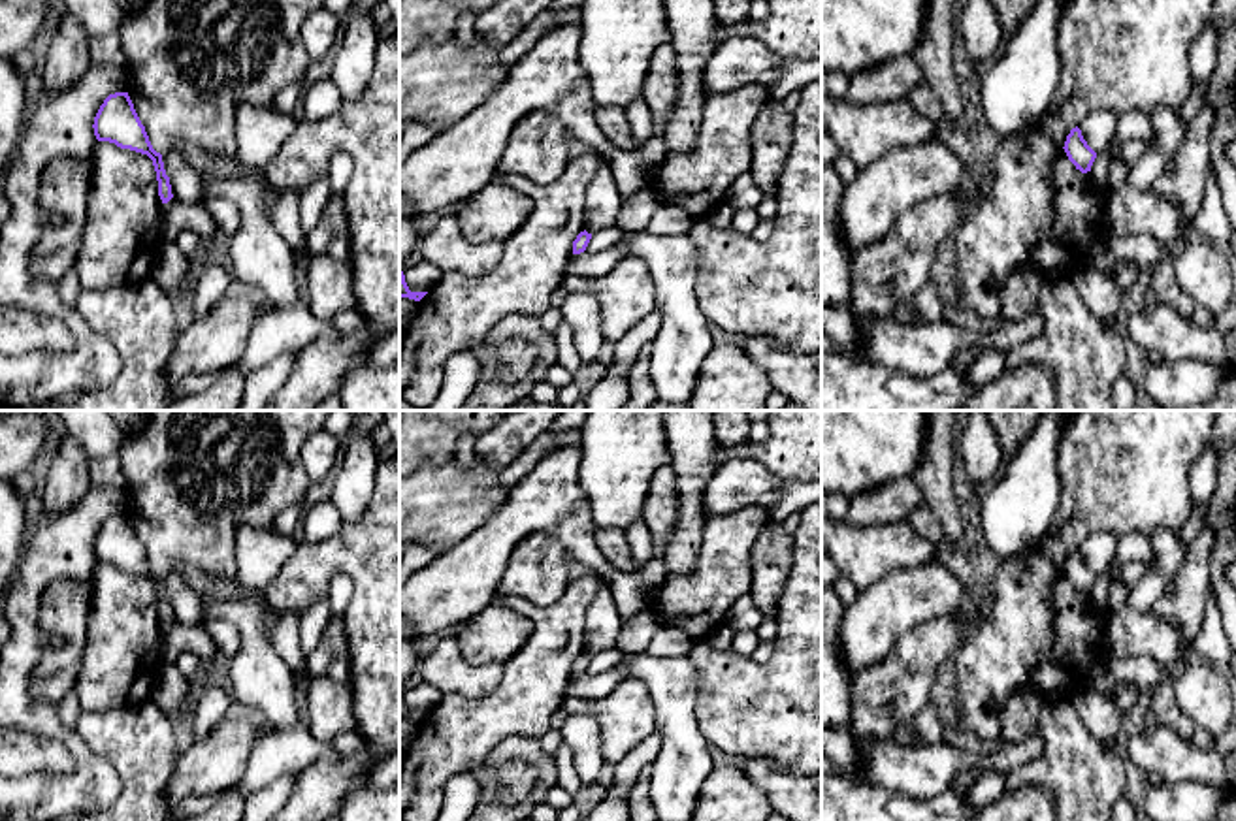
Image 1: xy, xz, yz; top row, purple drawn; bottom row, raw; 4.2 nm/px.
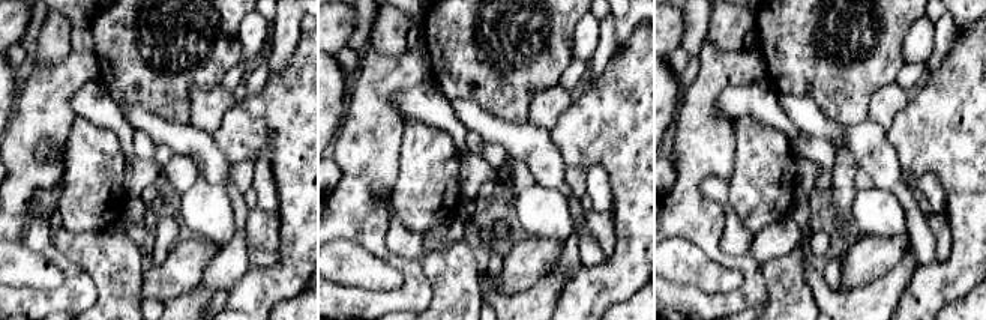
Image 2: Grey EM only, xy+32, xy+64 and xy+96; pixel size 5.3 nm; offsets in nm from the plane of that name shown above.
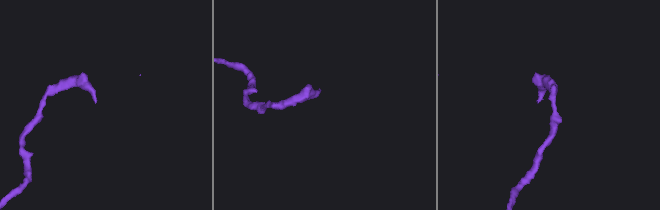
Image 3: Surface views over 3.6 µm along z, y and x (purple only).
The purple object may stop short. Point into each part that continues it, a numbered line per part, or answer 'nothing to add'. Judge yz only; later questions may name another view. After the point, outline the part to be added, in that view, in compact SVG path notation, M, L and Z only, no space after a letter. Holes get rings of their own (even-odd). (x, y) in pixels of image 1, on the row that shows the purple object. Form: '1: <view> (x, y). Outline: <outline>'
nothing to add

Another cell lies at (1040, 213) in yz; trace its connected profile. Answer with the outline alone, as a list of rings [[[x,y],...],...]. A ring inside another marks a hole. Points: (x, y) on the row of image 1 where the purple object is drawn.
[[[1031,126],[1017,134],[1000,137],[995,153],[993,173],[984,190],[976,211],[961,220],[955,241],[955,267],[959,284],[961,313],[976,313],[984,320],[997,320],[1002,314],[1002,290],[1012,271],[1023,267],[1046,277],[1072,279],[1078,269],[1085,267],[1095,247],[1108,232],[1108,192],[1114,179],[1100,188],[1091,173],[1082,173],[1053,139],[1040,128]]]

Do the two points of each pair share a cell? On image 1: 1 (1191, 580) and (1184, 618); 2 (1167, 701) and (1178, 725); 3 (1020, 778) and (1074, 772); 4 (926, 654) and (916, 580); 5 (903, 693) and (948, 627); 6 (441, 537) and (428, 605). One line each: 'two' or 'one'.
1: one
2: one
3: one
4: two
5: one
6: two

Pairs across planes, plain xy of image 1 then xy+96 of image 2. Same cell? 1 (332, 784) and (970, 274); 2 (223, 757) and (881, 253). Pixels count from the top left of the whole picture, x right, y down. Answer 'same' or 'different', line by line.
1: same
2: same

